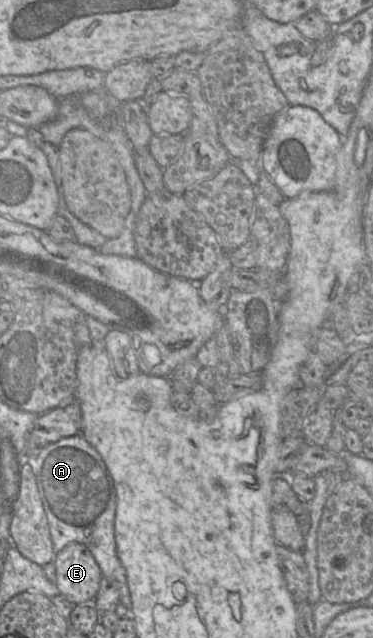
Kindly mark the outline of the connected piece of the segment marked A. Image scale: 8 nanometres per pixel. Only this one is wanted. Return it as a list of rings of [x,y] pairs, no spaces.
[[[78,433],[45,446],[29,463],[47,516],[55,553],[70,542],[84,544],[99,565],[102,575],[117,586],[120,603],[131,610],[126,571],[116,551],[116,489],[102,456],[82,433]]]

